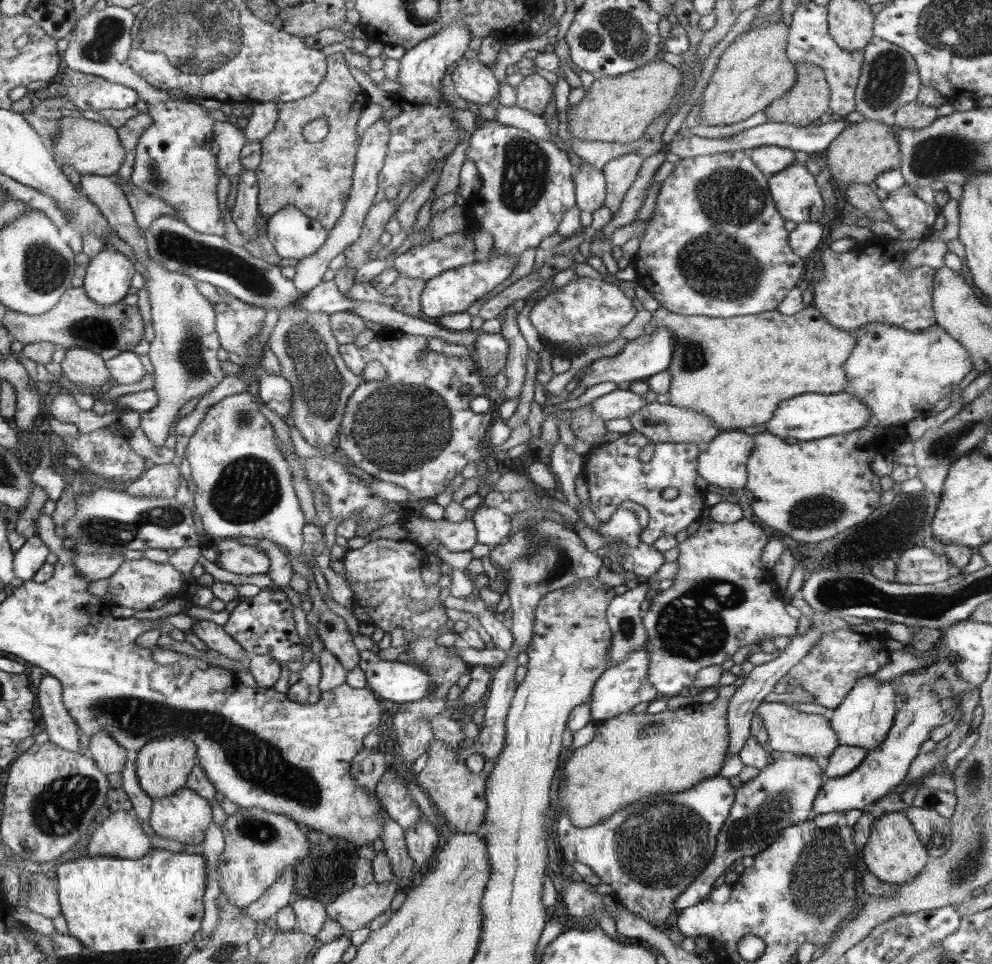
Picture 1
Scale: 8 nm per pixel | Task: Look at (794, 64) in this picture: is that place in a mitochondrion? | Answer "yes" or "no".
no

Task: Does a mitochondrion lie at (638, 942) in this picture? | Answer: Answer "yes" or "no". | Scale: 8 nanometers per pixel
no

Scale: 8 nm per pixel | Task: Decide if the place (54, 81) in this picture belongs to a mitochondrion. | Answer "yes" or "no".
no

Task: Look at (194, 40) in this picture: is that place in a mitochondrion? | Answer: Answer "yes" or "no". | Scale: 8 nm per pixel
yes

